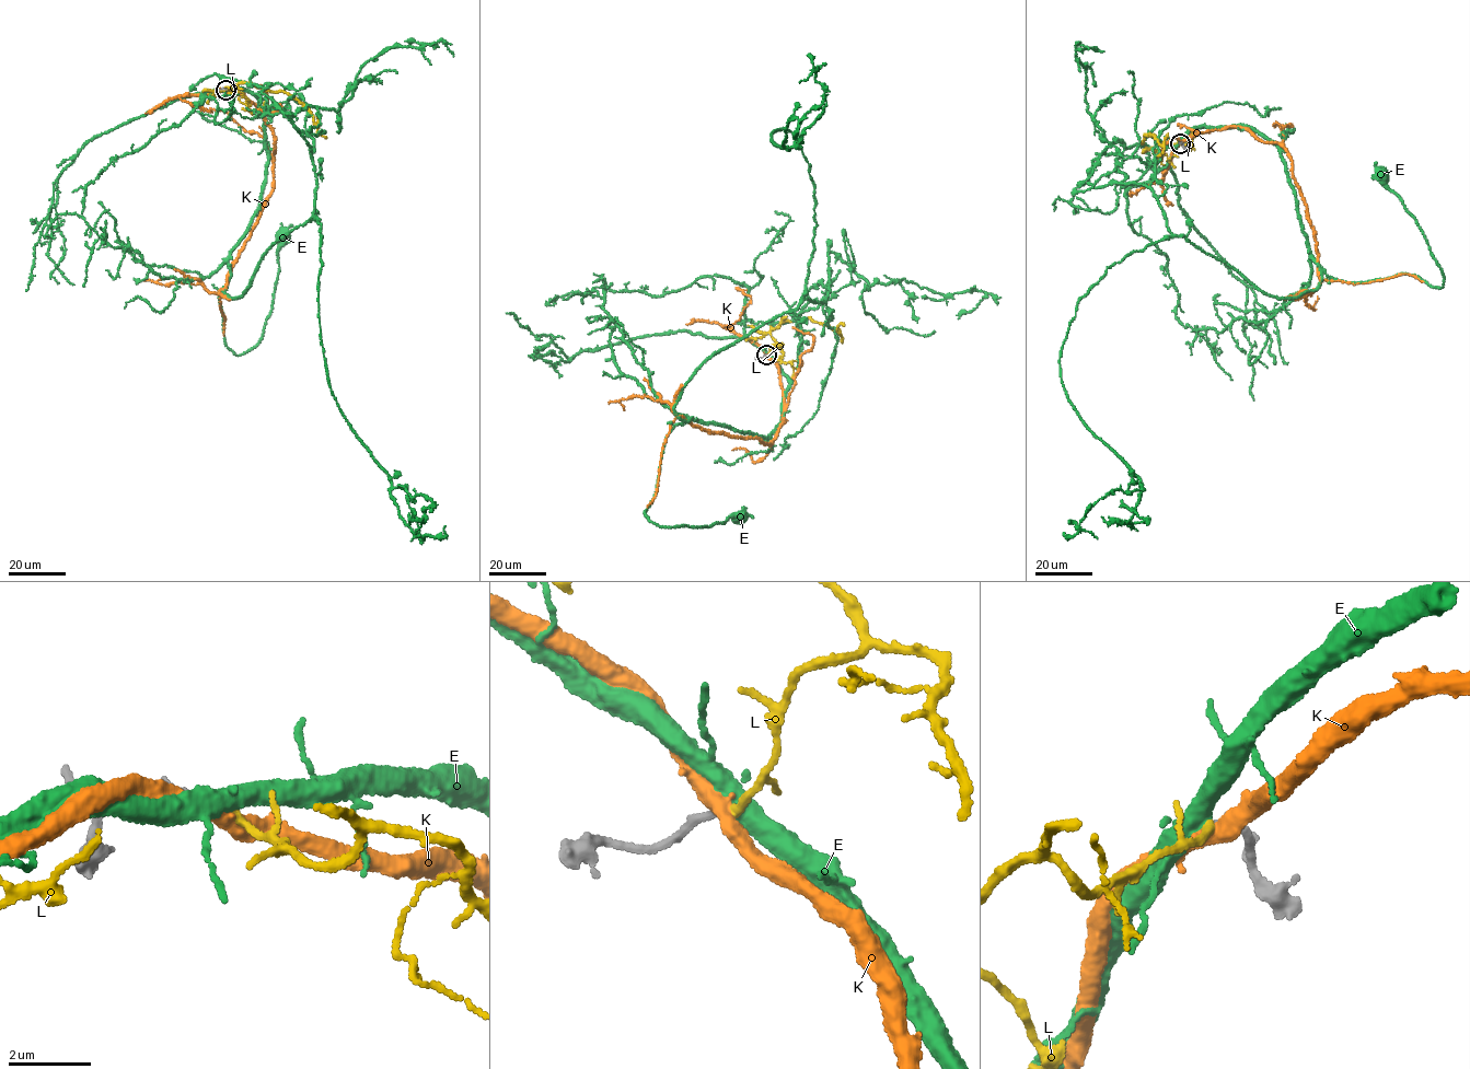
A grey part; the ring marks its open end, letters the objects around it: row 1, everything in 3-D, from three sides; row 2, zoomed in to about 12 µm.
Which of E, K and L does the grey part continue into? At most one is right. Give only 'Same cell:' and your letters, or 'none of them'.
Same cell: L

